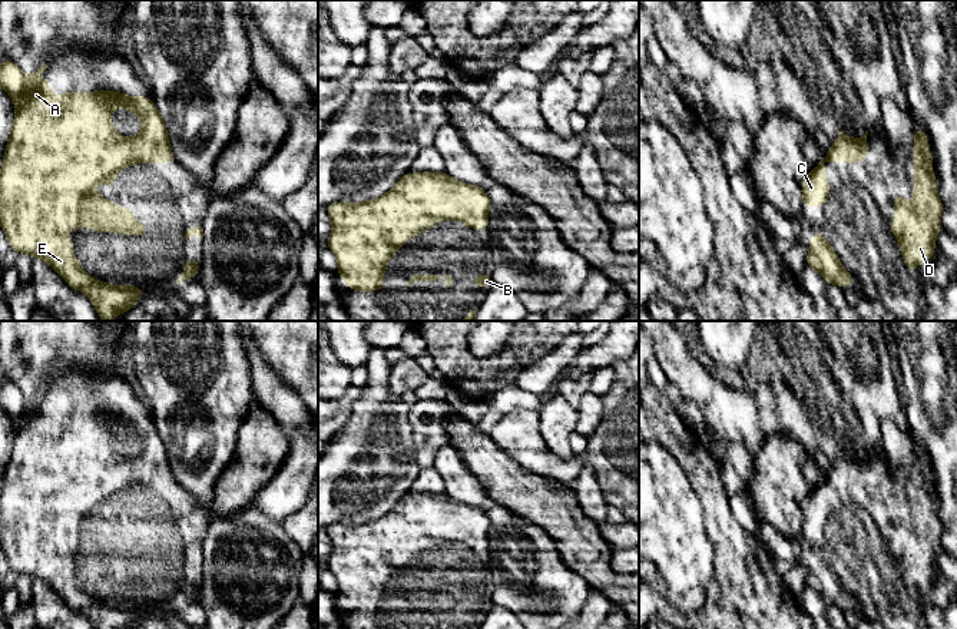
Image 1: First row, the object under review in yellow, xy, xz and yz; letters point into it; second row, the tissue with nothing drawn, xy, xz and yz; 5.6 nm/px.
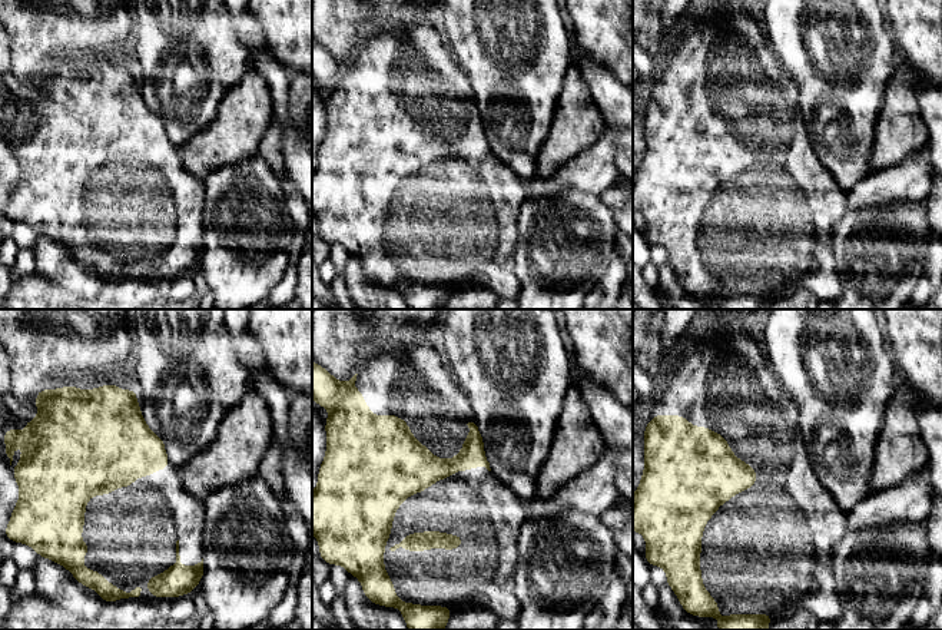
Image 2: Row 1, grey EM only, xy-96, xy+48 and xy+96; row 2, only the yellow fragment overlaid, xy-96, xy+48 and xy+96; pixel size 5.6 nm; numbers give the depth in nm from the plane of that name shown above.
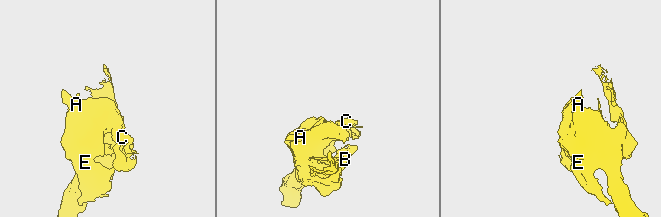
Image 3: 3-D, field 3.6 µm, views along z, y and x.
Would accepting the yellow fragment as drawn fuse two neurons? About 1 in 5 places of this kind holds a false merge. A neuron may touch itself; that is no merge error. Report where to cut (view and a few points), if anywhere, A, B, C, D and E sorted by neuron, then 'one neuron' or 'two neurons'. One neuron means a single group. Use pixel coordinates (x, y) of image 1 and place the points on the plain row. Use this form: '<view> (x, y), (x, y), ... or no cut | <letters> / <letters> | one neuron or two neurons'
no cut | A B C D E | one neuron

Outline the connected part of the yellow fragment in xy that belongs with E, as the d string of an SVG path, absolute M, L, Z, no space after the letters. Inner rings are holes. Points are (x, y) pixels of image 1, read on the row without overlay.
M3 380L0 384L0 410L13 420L16 428L10 460L3 474L0 496L1 549L13 572L46 582L67 606L87 616L95 629L133 629L145 616L145 612L132 605L110 606L85 593L76 582L74 567L69 563L67 553L85 546L90 547L95 553L148 557L146 544L139 544L133 540L135 532L116 527L112 522L95 514L93 509L97 504L113 509L116 494L135 484L175 484L166 446L153 421L148 417L126 417L117 411L79 414L69 411L63 417L53 416L50 413L50 403L39 398L46 388L47 385L40 388L34 395L27 397L10 380ZM119 427L133 433L139 438L142 453L138 457L123 460L119 457L119 451L109 443L110 434Z

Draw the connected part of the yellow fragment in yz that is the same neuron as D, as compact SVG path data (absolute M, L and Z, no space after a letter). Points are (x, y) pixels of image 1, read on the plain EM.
M924 450L914 454L914 519L908 526L901 514L894 513L891 522L897 532L890 542L890 552L898 560L901 579L910 595L914 589L930 582L934 576L936 560L941 546L943 523L937 514L933 494L931 469Z

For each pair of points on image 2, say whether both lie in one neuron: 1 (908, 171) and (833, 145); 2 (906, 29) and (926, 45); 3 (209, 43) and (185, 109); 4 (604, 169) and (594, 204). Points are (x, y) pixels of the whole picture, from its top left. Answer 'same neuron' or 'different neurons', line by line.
1: different neurons
2: same neuron
3: same neuron
4: different neurons

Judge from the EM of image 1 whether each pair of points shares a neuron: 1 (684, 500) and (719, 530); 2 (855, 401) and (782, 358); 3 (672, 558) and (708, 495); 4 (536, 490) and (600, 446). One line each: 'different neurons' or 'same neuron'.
1: different neurons
2: same neuron
3: different neurons
4: different neurons

